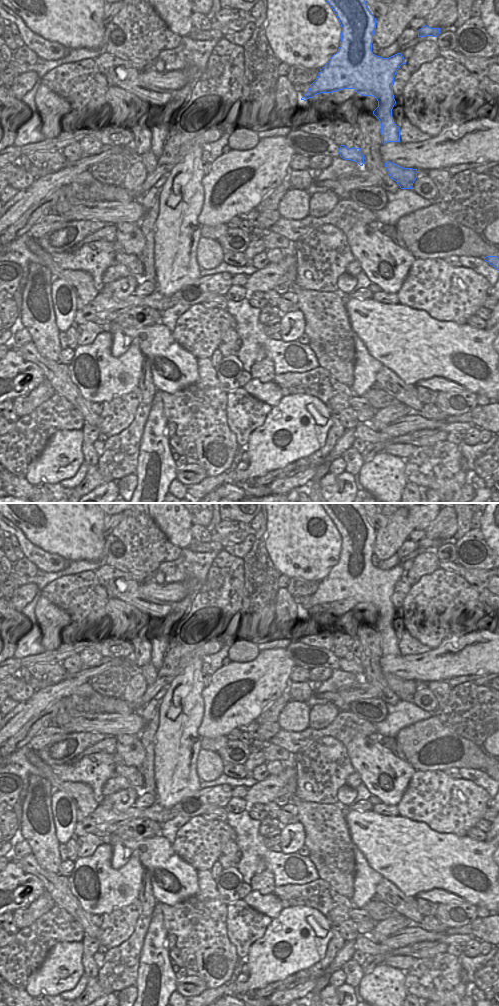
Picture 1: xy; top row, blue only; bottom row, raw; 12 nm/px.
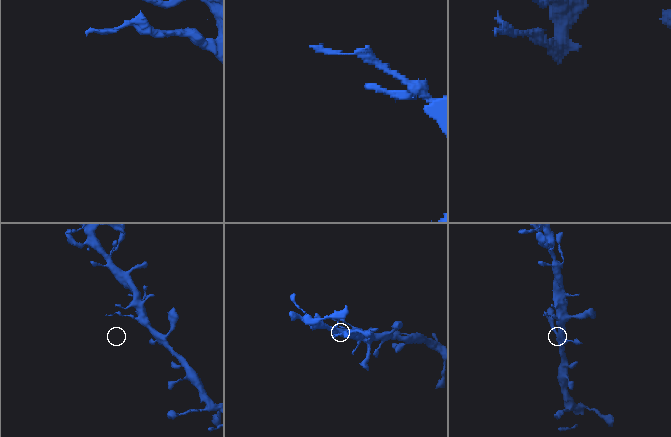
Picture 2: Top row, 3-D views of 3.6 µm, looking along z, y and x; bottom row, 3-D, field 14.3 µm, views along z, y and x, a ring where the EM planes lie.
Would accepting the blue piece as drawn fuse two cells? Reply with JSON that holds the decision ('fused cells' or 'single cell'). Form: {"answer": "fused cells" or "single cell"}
{"answer": "fused cells"}

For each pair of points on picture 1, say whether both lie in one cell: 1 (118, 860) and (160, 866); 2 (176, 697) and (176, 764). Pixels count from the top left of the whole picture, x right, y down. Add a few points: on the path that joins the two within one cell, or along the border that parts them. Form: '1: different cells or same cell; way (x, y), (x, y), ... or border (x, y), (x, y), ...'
1: same cell; way (128, 852), (147, 853), (150, 856)
2: same cell; way (184, 710), (179, 720), (177, 746)

